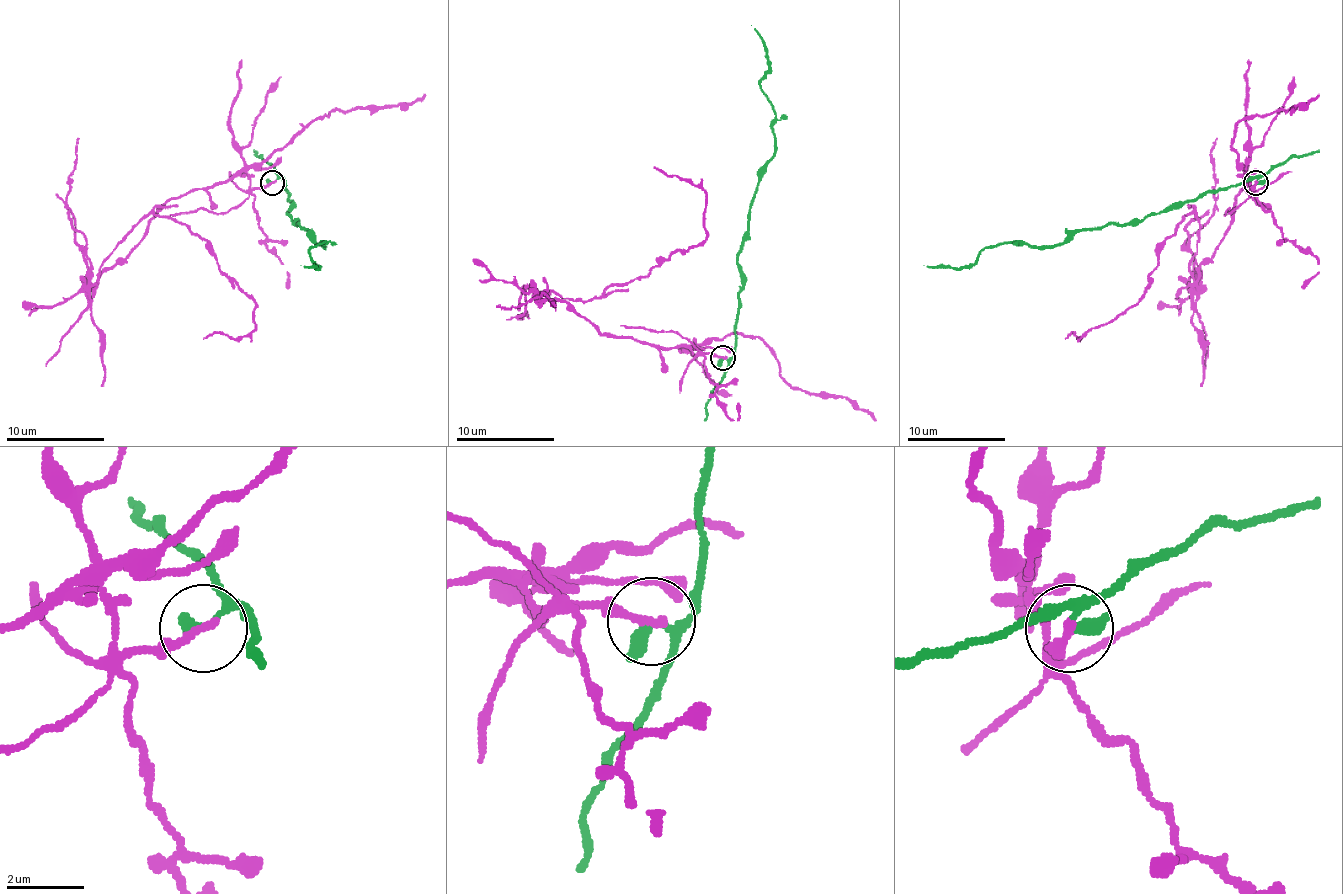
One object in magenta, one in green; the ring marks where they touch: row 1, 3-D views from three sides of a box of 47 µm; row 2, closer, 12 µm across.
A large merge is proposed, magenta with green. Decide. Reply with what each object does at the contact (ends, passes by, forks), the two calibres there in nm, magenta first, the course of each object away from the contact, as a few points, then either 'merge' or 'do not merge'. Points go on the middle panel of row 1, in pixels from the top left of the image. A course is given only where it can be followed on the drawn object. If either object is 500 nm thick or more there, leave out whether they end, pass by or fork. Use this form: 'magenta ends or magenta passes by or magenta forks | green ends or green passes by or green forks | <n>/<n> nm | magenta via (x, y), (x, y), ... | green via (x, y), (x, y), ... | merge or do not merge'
magenta ends | green passes by | 240/240 nm | magenta via (723, 358), (605, 336), (551, 294), (590, 301), (696, 247), (706, 235), (706, 195), (654, 166) | green via (723, 358), (736, 346), (750, 200), (775, 151), (775, 109), (760, 80), (768, 53), (750, 26) | do not merge

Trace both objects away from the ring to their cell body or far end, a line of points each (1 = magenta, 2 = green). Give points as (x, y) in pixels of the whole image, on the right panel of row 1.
1: (1256, 182), (1244, 175), (1224, 239), (1192, 273), (1195, 214), (1165, 241), (1133, 305), (1064, 339)
2: (1256, 182), (1256, 177), (1207, 189), (1128, 224), (1072, 234), (1062, 243), (988, 246), (973, 263), (924, 266)

